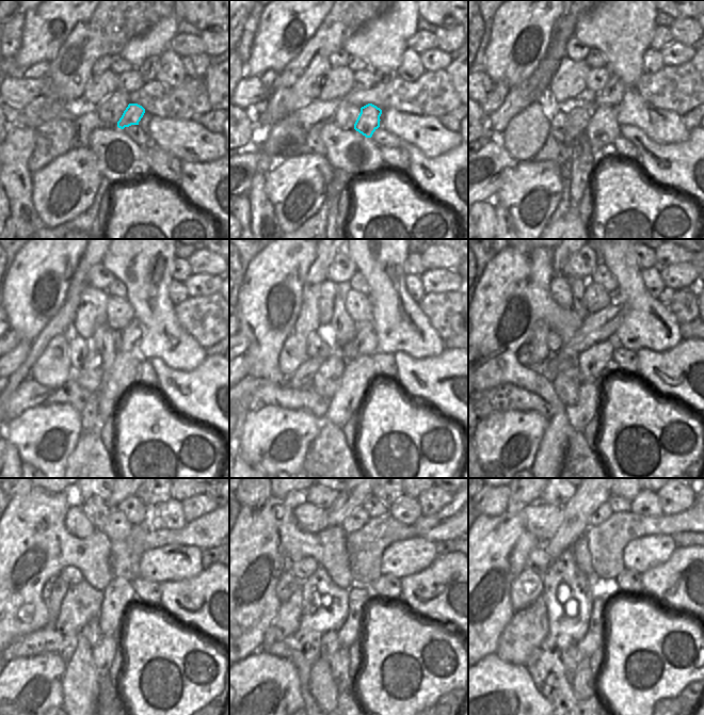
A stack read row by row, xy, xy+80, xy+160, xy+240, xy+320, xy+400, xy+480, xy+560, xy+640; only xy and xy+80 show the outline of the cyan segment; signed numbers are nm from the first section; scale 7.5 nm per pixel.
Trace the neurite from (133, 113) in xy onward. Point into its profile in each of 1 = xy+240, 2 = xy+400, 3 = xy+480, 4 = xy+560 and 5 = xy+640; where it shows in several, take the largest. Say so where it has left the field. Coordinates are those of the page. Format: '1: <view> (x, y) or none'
1: xy+240 (123, 377)
2: xy+400 (587, 406)
3: xy+480 (104, 653)
4: xy+560 (340, 662)
5: xy+640 (584, 680)

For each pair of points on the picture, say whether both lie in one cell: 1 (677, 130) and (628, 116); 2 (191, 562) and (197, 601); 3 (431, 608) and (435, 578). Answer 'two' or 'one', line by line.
1: one
2: two
3: one

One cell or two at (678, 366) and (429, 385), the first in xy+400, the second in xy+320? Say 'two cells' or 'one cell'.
one cell

